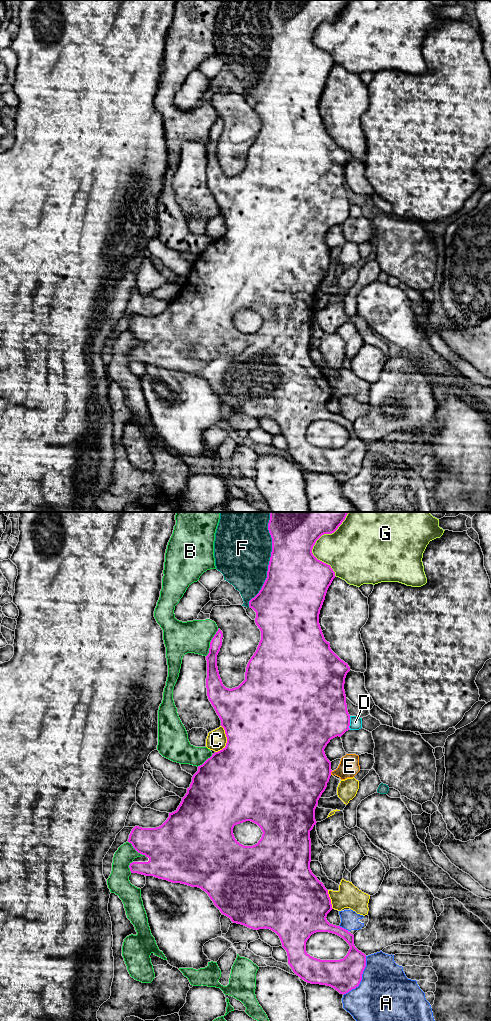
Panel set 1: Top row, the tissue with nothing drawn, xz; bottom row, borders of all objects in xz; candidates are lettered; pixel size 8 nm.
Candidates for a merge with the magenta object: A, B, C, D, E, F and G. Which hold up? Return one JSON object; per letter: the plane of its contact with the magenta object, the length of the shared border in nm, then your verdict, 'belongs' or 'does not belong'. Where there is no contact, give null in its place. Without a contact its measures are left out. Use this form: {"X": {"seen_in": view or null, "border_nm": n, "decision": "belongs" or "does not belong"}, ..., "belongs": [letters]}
{"A": {"seen_in": "xz", "border_nm": 380, "decision": "does not belong"}, "B": {"seen_in": "xz", "border_nm": 240, "decision": "does not belong"}, "C": {"seen_in": "xz", "border_nm": 220, "decision": "does not belong"}, "D": {"seen_in": "xz", "border_nm": 100, "decision": "does not belong"}, "E": {"seen_in": "xz", "border_nm": 40, "decision": "does not belong"}, "F": {"seen_in": "xz", "border_nm": 800, "decision": "does not belong"}, "G": {"seen_in": "xz", "border_nm": 550, "decision": "does not belong"}, "belongs": []}

